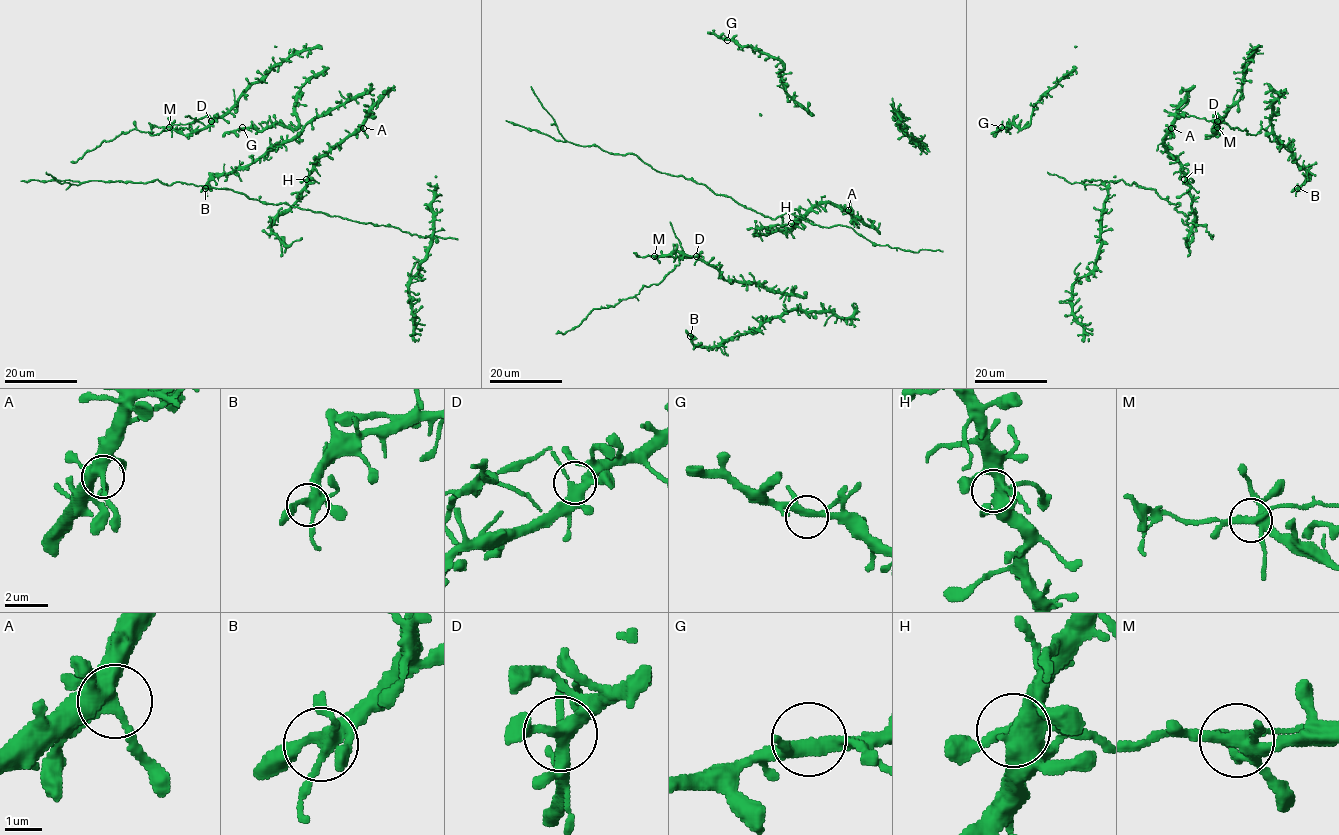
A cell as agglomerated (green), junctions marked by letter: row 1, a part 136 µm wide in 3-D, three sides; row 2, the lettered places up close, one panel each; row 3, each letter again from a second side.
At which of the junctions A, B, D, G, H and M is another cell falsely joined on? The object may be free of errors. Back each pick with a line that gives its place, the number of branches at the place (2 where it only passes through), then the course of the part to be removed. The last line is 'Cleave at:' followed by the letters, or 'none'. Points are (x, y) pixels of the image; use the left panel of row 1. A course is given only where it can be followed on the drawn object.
M: (169, 127) | 5 | (170, 126), (194, 123), (187, 128), (168, 129), (152, 135), (134, 128), (104, 140), (75, 162), (70, 161)
Cleave at: M

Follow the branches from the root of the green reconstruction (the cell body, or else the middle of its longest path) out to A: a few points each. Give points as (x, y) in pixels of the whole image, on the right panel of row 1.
A: (1186, 181), (1181, 165), (1164, 145), (1164, 137), (1171, 128)

